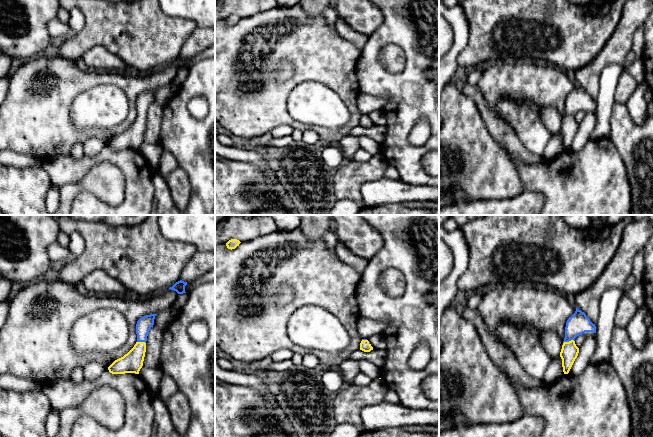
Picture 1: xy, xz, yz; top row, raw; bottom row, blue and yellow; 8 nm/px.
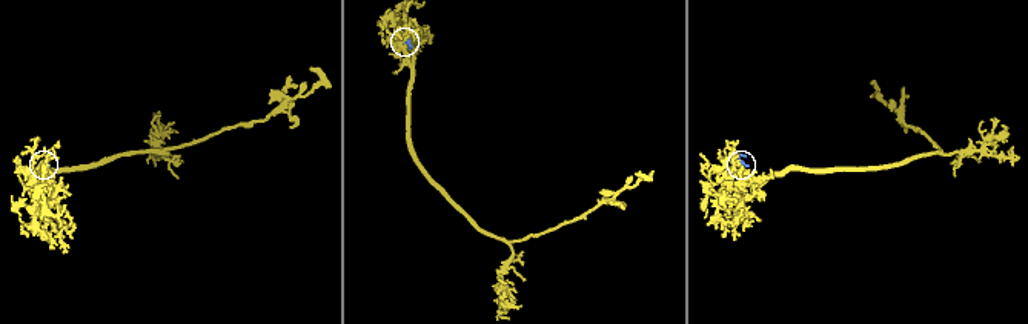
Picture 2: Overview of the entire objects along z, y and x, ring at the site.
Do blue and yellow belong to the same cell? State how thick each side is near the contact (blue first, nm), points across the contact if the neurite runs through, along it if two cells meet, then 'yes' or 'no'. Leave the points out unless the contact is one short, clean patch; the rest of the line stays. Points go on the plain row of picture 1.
170 nm thick on the blue side, 140 nm on the other; runs through yz (578, 99), (572, 106), (568, 117), (569, 128); yes

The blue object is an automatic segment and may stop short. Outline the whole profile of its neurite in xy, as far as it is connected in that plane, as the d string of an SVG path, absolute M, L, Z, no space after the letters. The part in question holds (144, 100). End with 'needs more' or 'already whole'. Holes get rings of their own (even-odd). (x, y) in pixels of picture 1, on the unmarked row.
M150 90L140 94L136 100L137 118L134 123L123 133L115 136L108 146L112 150L135 149L139 150L143 142L146 128L146 117L149 106L154 101L157 90Z; needs more

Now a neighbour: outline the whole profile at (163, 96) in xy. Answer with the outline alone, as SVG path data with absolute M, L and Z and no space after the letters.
M166 85L162 88L159 88L154 95L154 103L164 107L167 104L170 104L172 97L175 94L177 89L171 85Z

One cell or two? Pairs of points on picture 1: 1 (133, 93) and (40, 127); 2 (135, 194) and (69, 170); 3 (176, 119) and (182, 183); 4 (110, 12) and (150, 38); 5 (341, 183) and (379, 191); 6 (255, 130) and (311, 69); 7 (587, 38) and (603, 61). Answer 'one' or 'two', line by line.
1: one
2: one
3: two
4: one
5: two
6: one
7: two

